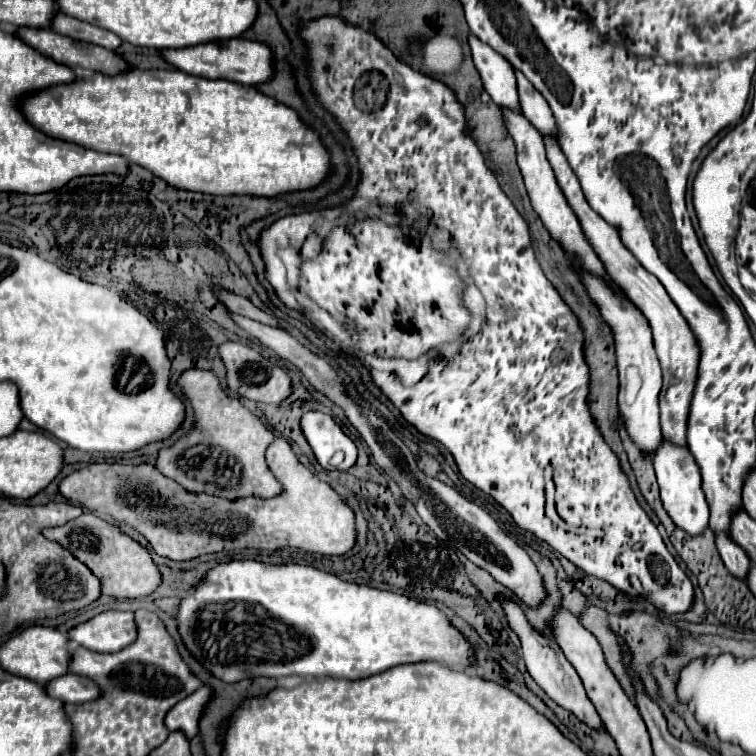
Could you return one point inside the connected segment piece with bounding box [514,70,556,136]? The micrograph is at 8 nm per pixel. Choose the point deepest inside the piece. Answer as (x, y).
(534, 107)

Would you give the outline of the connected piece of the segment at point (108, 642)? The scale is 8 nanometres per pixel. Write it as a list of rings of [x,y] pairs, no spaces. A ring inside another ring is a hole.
[[[108,610],[68,630],[68,640],[94,652],[118,652],[136,636],[132,612]]]

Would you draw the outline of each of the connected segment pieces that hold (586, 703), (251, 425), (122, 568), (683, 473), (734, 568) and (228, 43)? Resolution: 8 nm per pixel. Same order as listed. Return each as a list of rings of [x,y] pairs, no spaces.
[[[498,594],[496,598],[498,598],[498,602],[500,602],[500,606],[502,606],[504,614],[506,614],[506,620],[508,620],[510,628],[516,632],[516,636],[518,636],[520,642],[522,642],[522,656],[524,656],[526,668],[528,668],[530,676],[534,678],[534,682],[536,682],[558,706],[570,710],[572,714],[576,714],[582,722],[590,724],[592,728],[600,728],[600,726],[602,726],[602,720],[600,720],[596,708],[592,706],[590,698],[586,696],[586,690],[584,690],[584,684],[582,684],[578,672],[576,672],[576,670],[572,668],[572,664],[566,660],[566,656],[564,656],[564,652],[558,648],[558,644],[556,644],[550,636],[540,634],[536,628],[532,628],[532,626],[528,624],[528,620],[526,620],[526,616],[524,616],[524,612],[522,612],[522,608],[520,608],[520,604],[518,604],[516,600],[512,600],[512,598],[504,596],[504,594]]]
[[[184,370],[178,378],[178,386],[190,400],[196,422],[188,434],[176,440],[176,444],[158,452],[156,468],[188,492],[204,492],[228,500],[248,494],[278,496],[280,484],[274,480],[264,460],[264,452],[274,436],[262,420],[246,410],[236,398],[228,396],[220,388],[218,378],[208,370]]]
[[[82,514],[62,526],[46,528],[44,536],[48,540],[62,544],[82,564],[86,564],[92,570],[92,574],[100,580],[102,594],[106,596],[144,598],[144,596],[150,596],[160,584],[160,572],[154,566],[148,550],[138,542],[134,542],[130,536],[122,534],[116,526],[112,526],[110,522],[104,522],[94,514]]]
[[[662,438],[660,446],[654,452],[654,470],[656,470],[658,484],[660,484],[662,504],[668,510],[674,524],[678,528],[686,530],[692,536],[700,534],[702,528],[708,526],[710,506],[708,506],[708,500],[706,500],[704,492],[702,492],[702,474],[700,474],[700,468],[696,464],[690,448],[672,444],[670,440]]]
[[[716,532],[716,548],[718,548],[726,568],[734,576],[744,578],[746,576],[746,568],[750,568],[750,556],[744,552],[744,548],[734,544],[734,540],[730,540],[728,532]]]
[[[232,38],[232,40],[214,40],[214,42],[204,42],[198,46],[186,46],[186,48],[174,48],[174,50],[160,50],[162,58],[176,66],[178,70],[202,78],[222,78],[238,84],[248,84],[256,86],[260,82],[266,82],[272,76],[272,64],[270,64],[270,48],[252,42],[252,40],[242,40],[242,38]]]

